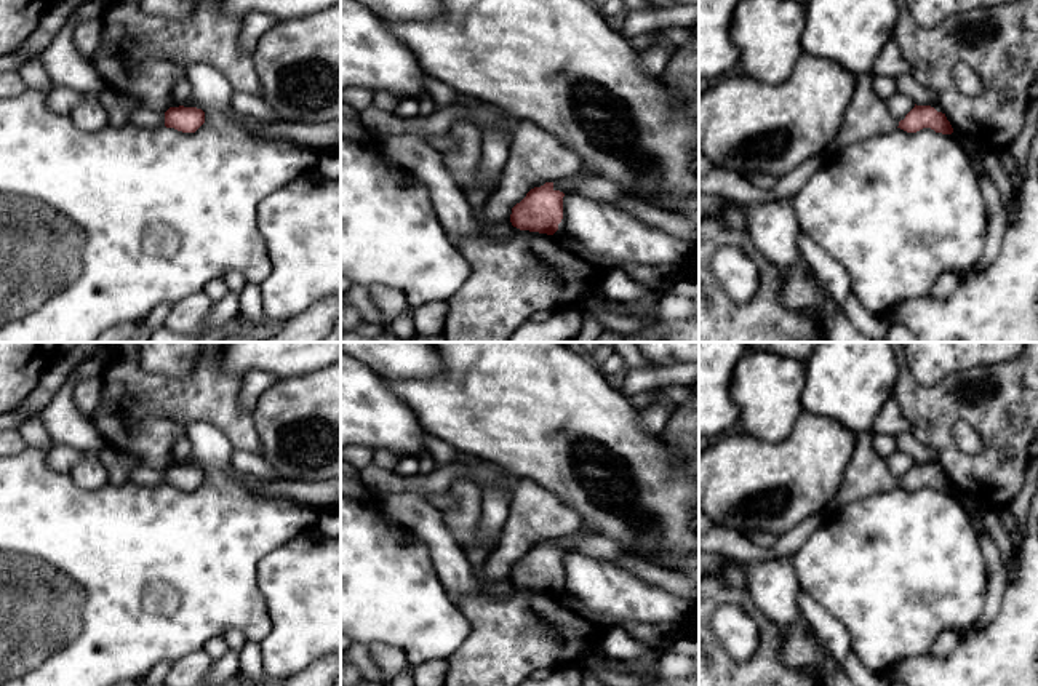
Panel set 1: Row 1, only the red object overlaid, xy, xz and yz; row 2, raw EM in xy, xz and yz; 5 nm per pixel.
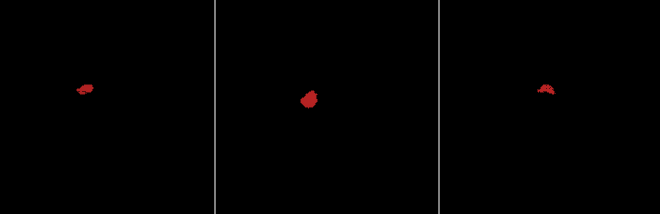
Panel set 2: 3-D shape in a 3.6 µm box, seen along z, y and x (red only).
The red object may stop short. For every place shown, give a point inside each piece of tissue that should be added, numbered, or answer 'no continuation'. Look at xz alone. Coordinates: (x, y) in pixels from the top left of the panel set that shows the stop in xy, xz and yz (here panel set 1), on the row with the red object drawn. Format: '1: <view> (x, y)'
1: xz (566, 184)

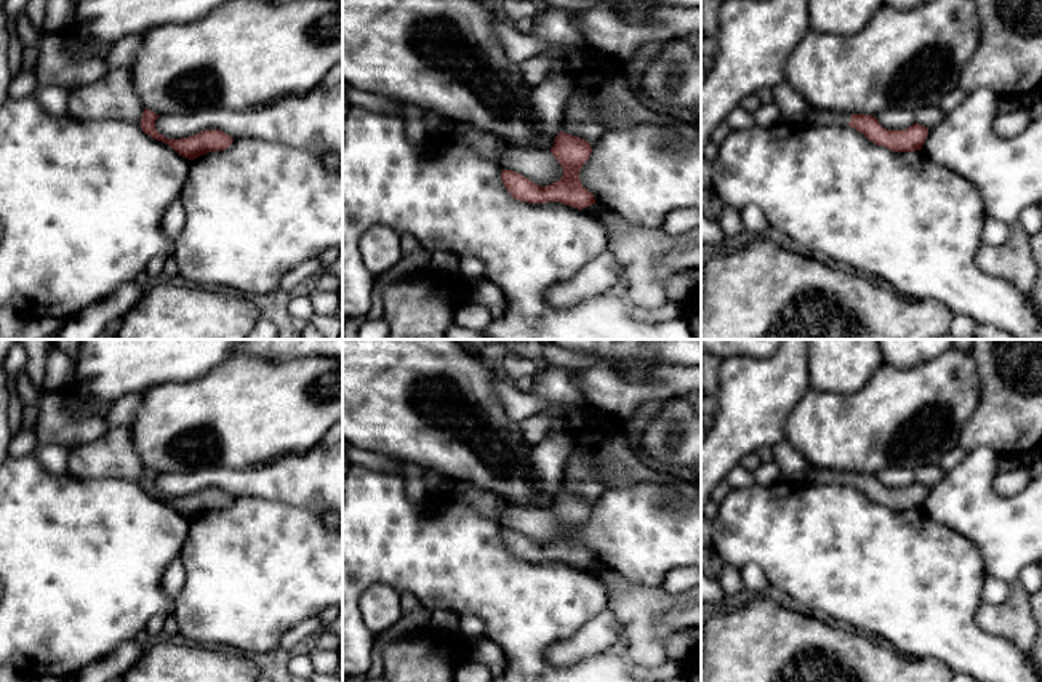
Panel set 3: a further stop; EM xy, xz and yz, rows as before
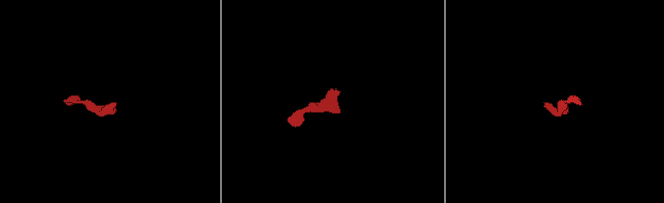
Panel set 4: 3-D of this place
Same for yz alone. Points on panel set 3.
1: yz (817, 117)

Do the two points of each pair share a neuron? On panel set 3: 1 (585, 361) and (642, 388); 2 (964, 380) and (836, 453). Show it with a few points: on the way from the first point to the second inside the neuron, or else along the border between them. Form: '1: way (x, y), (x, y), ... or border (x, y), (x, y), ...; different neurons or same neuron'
1: border (577, 369), (601, 365), (615, 367), (620, 372); different neurons
2: way (932, 401), (908, 418), (895, 418), (868, 431); same neuron

